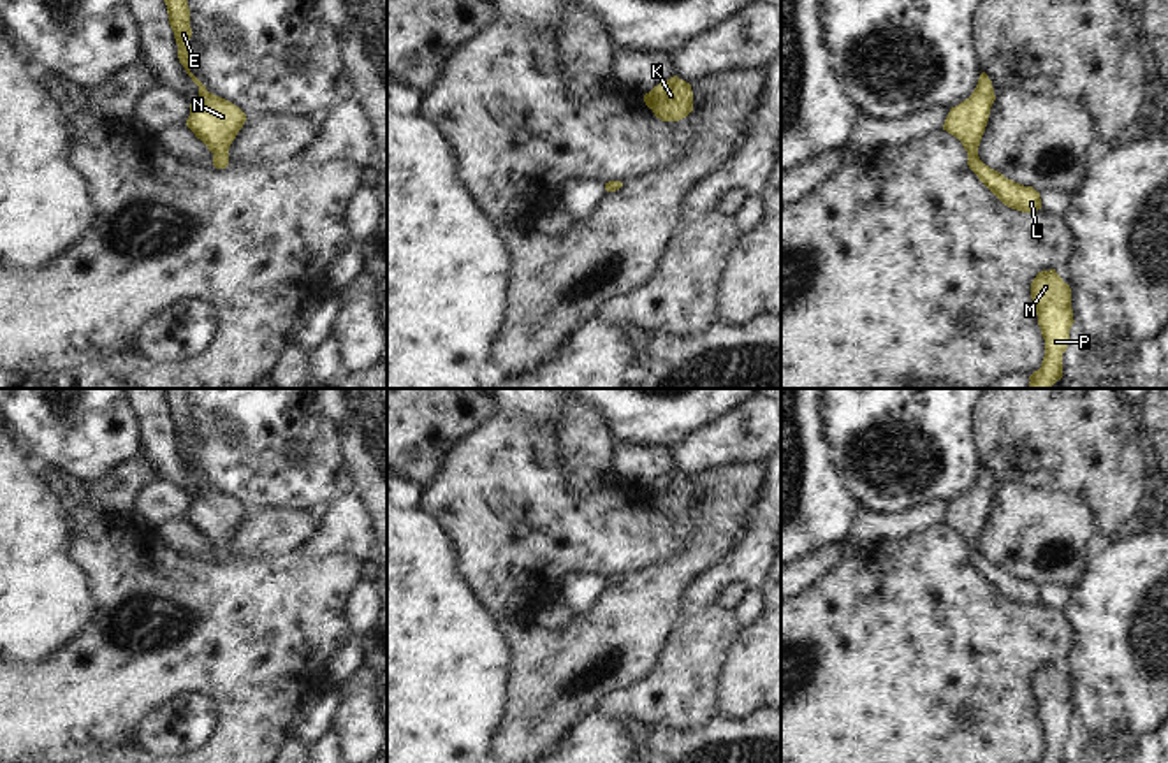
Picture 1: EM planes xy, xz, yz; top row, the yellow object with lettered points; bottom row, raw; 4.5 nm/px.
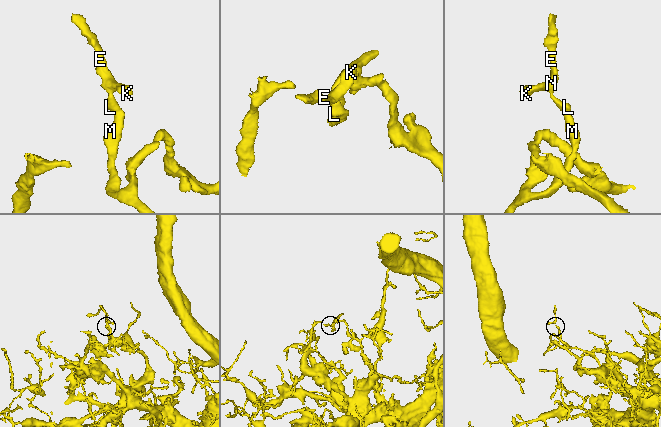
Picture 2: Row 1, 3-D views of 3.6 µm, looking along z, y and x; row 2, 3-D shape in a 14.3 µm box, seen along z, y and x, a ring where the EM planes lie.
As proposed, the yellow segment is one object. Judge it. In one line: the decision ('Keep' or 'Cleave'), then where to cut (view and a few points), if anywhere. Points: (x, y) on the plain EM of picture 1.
Keep. No split.

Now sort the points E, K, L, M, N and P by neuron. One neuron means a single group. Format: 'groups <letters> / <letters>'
groups E K L M N P

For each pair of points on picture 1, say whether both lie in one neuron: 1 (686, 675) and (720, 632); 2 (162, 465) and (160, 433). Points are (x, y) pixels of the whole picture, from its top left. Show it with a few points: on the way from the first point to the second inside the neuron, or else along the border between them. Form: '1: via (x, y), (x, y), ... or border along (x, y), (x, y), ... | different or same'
1: via (690, 665), (709, 642) | same
2: via (162, 457), (160, 440) | same

